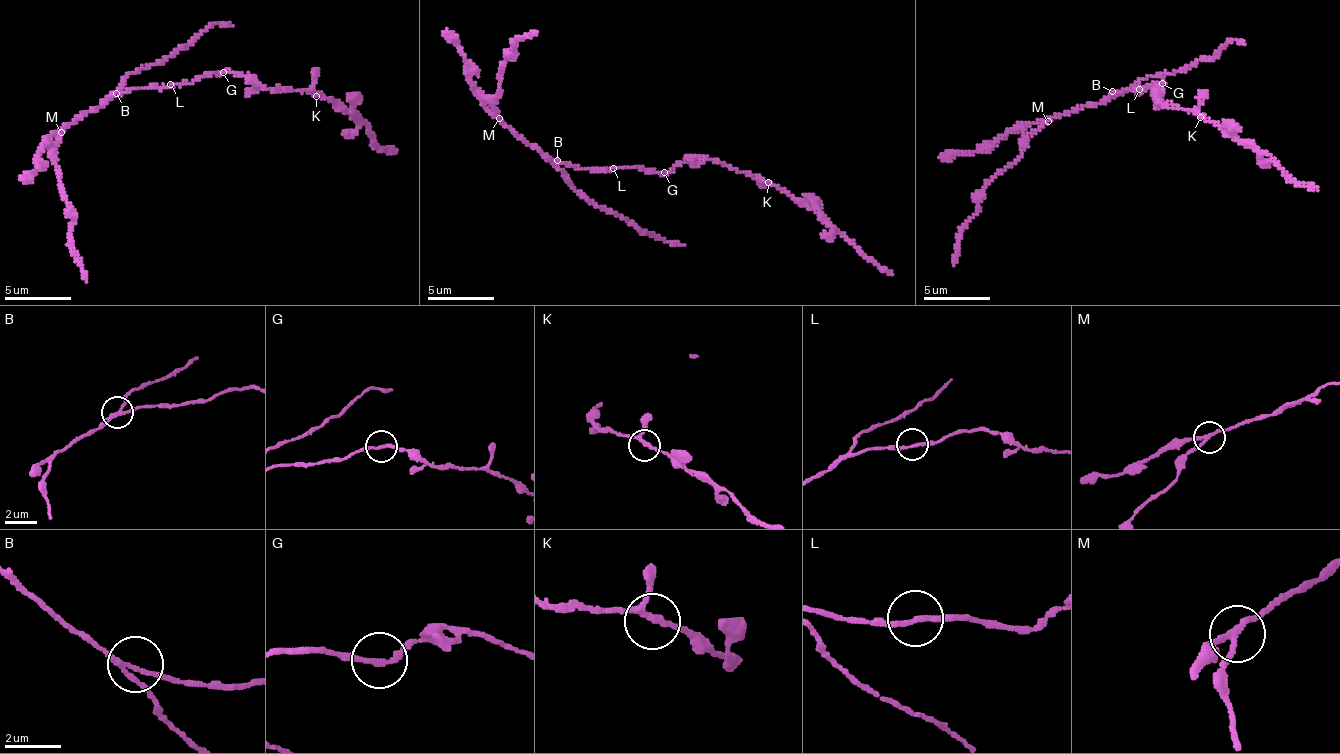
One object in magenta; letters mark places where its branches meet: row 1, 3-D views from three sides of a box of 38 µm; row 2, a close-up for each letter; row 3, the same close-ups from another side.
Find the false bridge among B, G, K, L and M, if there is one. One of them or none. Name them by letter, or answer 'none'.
M

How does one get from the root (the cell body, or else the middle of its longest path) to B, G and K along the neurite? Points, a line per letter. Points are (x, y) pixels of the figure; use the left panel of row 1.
B: (170, 87), (132, 88), (130, 92), (116, 93)
G: (170, 87), (223, 72)
K: (170, 87), (193, 83), (213, 72), (233, 72), (237, 76), (251, 76), (268, 89), (311, 90), (316, 96)

